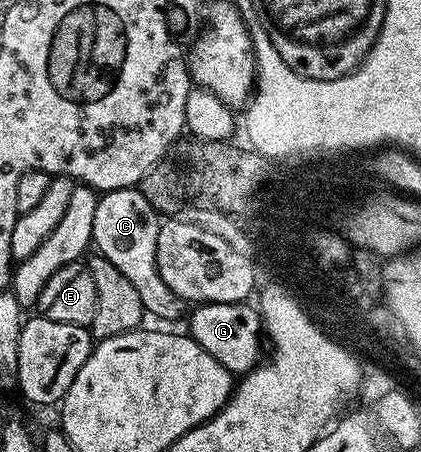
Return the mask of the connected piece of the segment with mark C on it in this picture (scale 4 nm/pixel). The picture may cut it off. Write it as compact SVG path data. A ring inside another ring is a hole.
M140 188L116 189L110 193L101 193L97 198L97 206L95 207L93 245L100 256L115 263L115 267L119 267L119 271L123 275L127 275L131 287L135 287L135 291L139 291L142 310L148 316L150 313L151 316L158 317L161 321L177 321L181 316L181 320L186 316L187 302L179 295L175 295L175 291L171 291L171 287L167 287L167 283L163 283L163 275L159 275L157 248L159 247L159 231L162 224L162 218L157 210L151 207L151 203L143 196Z

